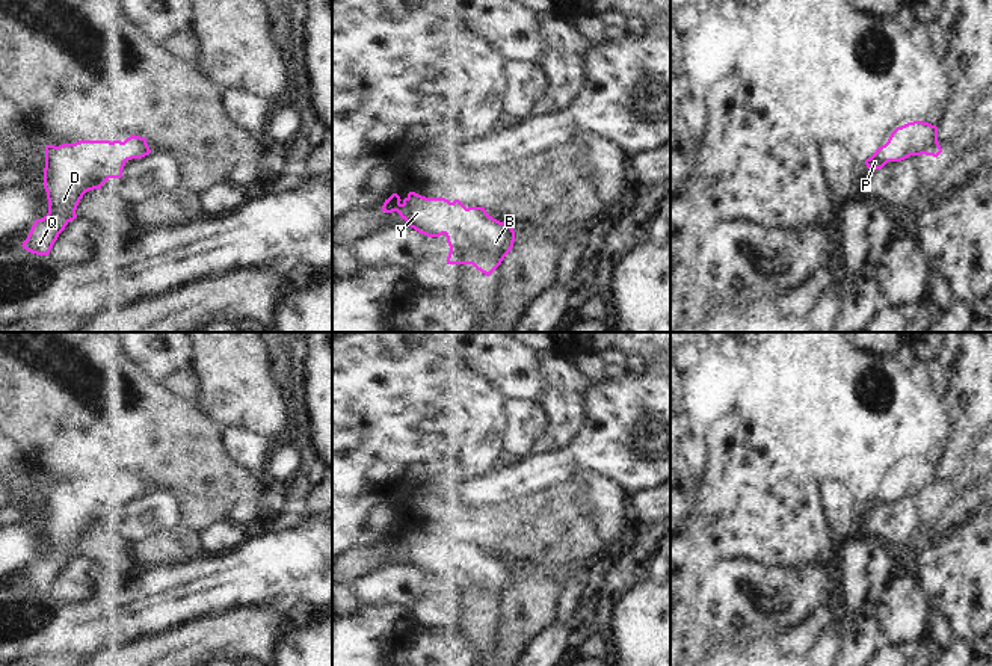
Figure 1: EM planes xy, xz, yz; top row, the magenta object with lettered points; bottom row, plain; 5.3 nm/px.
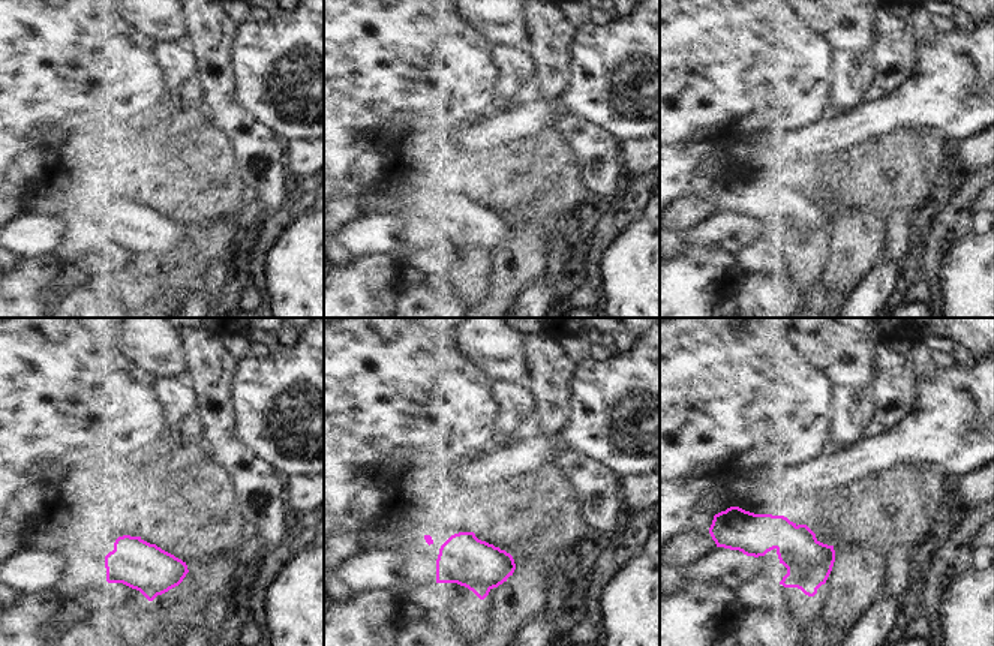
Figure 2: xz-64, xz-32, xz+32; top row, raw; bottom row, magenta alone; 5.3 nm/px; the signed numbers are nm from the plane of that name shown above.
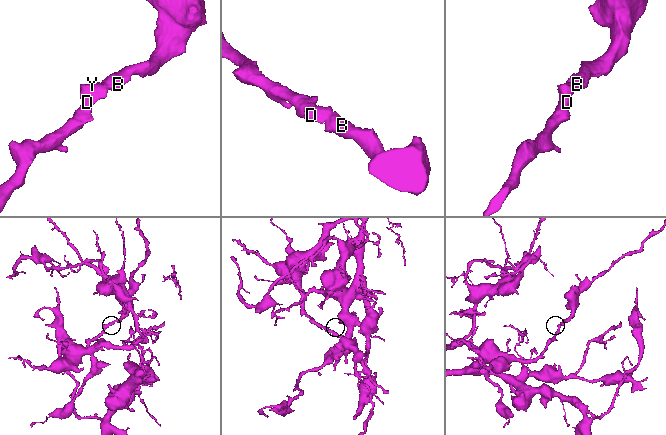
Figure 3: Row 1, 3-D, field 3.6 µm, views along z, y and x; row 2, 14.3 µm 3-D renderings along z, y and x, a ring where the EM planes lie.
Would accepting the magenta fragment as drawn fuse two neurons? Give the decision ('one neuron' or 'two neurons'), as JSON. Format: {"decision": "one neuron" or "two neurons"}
{"decision": "one neuron"}

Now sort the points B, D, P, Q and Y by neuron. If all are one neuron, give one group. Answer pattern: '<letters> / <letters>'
B D P Q Y

